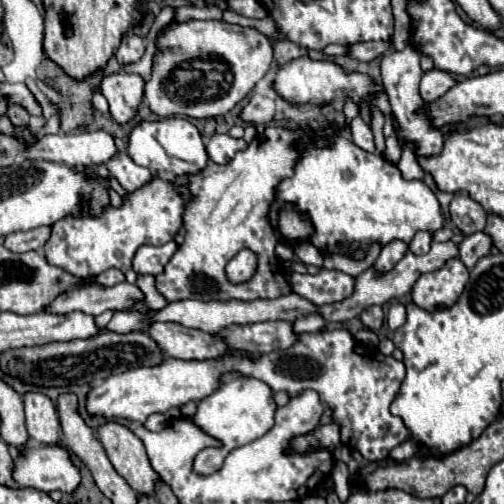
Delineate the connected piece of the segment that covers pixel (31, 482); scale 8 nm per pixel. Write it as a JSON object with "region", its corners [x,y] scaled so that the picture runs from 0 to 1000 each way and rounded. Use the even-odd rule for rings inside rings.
{"region":[[[117,883],[46,887],[26,911],[26,950],[42,966],[65,966],[89,978],[105,970],[141,978],[161,958],[161,942],[137,899]]]}

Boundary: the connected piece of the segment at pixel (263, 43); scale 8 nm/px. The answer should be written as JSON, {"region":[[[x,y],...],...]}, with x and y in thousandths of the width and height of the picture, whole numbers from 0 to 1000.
{"region":[[[375,38],[367,46],[339,42],[327,50],[319,62],[312,62],[312,93],[327,93],[323,101],[312,101],[304,113],[304,141],[300,141],[300,161],[288,161],[284,173],[284,196],[304,208],[315,208],[312,220],[304,220],[315,232],[431,232],[446,228],[458,220],[478,196],[494,188],[494,181],[506,173],[514,157],[526,153],[526,145],[538,133],[542,121],[542,97],[538,81],[514,65],[510,58],[498,54],[478,54],[478,50],[458,50],[446,42],[387,42]]]}

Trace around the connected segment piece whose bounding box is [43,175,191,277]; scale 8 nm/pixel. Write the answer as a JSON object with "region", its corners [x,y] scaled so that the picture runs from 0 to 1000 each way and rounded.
{"region":[[[304,347],[296,363],[256,383],[240,411],[216,407],[192,431],[161,423],[157,431],[133,427],[105,442],[101,470],[85,494],[89,514],[149,550],[185,550],[220,530],[248,542],[260,534],[260,514],[280,486],[327,486],[347,474],[351,458],[363,450],[363,419],[375,395],[379,383],[371,371],[351,371],[315,347]]]}

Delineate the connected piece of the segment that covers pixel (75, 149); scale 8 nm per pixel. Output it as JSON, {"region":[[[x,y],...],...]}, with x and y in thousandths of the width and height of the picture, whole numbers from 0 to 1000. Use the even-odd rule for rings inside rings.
{"region":[[[165,260],[165,264],[117,264],[89,268],[58,300],[54,315],[109,319],[133,331],[169,331],[212,323],[232,304],[224,272],[208,260]]]}

